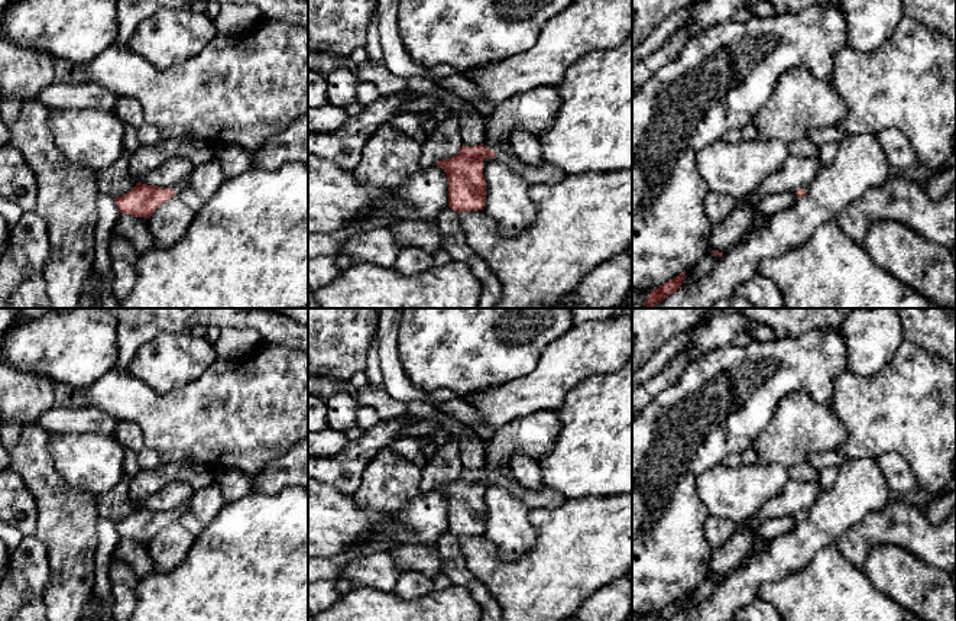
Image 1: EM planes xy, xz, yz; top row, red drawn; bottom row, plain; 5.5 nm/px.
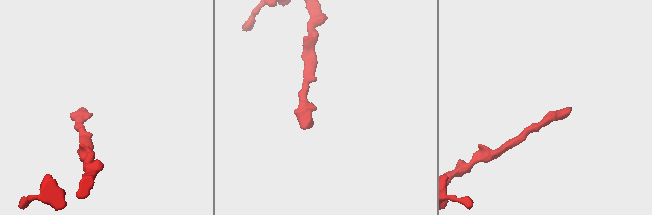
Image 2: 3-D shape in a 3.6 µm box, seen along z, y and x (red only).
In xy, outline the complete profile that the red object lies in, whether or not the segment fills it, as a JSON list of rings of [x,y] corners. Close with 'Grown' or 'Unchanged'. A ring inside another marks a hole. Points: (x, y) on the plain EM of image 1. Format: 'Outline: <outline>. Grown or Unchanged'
Outline: [[[191,501],[174,512],[159,512],[137,507],[127,518],[114,523],[121,538],[149,543],[155,534],[184,512],[191,512]]]. Grown

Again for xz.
Outline: [[[483,468],[477,470],[461,470],[453,482],[438,485],[448,505],[448,531],[457,537],[477,536],[485,533],[486,504],[483,499],[483,483],[496,482],[508,489],[525,505],[532,508],[557,508],[564,499],[550,489],[529,491],[516,479],[489,475]]]. Grown

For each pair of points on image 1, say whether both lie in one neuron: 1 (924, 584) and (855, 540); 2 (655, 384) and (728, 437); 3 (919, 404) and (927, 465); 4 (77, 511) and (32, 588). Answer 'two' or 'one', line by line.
1: two
2: two
3: one
4: two

